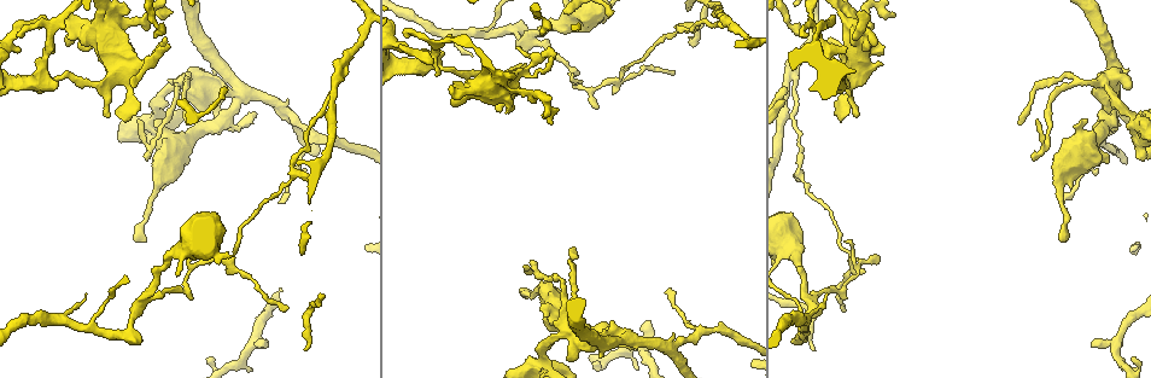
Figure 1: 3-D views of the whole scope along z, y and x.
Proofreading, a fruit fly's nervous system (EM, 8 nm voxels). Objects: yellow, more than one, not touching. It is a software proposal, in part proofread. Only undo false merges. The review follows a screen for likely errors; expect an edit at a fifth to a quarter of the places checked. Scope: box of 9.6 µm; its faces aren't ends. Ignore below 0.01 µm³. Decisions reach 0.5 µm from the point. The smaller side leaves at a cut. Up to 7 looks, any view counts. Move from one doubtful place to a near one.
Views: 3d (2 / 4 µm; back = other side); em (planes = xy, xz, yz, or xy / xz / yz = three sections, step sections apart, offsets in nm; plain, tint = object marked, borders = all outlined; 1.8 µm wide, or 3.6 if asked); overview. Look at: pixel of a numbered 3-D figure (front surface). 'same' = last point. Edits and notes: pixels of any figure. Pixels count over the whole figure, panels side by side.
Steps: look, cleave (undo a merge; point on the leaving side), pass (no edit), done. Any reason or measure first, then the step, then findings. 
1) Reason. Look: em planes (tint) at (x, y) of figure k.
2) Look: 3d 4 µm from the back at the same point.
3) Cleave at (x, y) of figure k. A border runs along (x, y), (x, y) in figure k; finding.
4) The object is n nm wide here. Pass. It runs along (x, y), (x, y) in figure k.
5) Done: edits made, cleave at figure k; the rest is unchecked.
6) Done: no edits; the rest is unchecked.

Thick turns thin. Look: em xy step 16 (tint) at (792, 94) of figure 1.

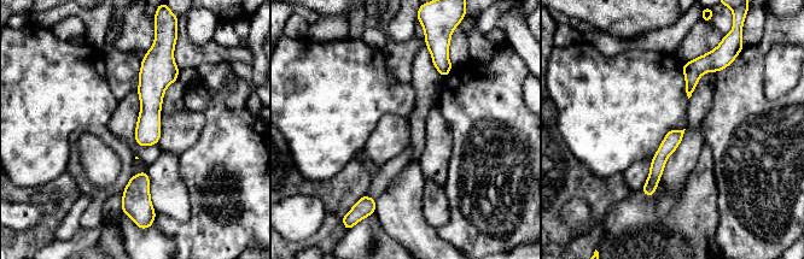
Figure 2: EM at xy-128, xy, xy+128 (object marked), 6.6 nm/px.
The object is 110 nm wide here. Pass. Continuous, no second cell.

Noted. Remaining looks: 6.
Sharp bend. Look: 3d 2 µm at (549, 56) of figure 1.

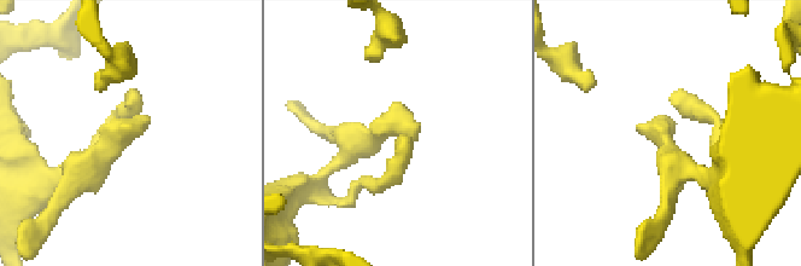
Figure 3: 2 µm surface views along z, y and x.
Look: em yz step 16 (tint) at (659, 130) of figure 3.

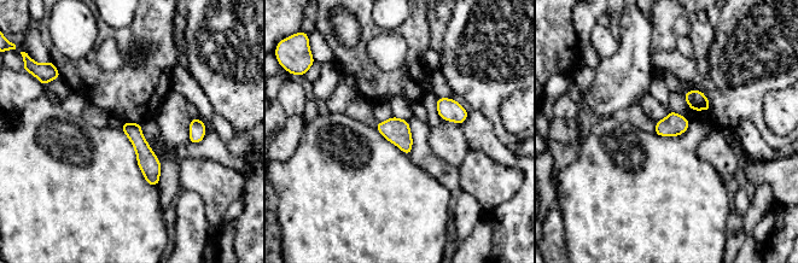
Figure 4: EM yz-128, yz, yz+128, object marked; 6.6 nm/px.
Look: em planes (borders) at the same point.

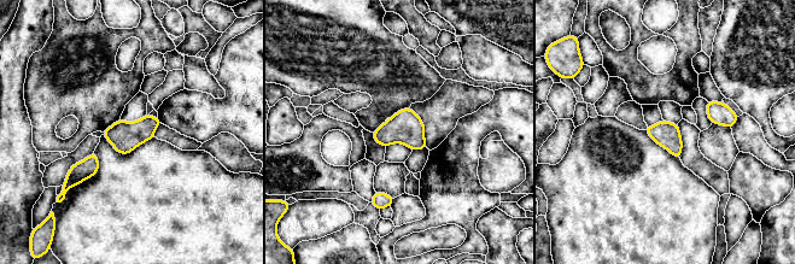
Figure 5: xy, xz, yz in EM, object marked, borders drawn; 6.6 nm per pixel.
Pass. One cell here.

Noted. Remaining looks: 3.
Look: em xy step 8 (tint) at (628, 338) of figure 1.

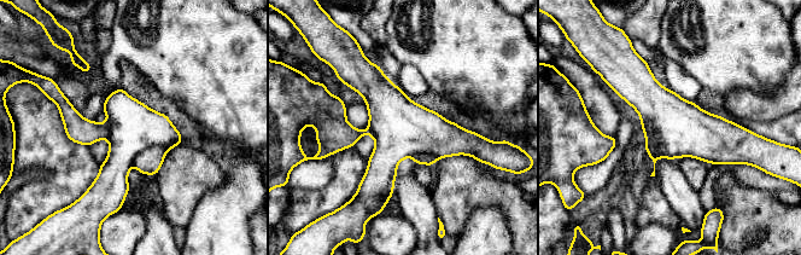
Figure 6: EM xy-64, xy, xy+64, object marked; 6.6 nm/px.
Cleave at (150, 161) of figure 6. A border runs along (167, 149), (145, 148), (133, 164) in figure 6; a second cell is stuck on.

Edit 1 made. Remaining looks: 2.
Done: edits made, cleave at figure 6; the rest is unchecked.

